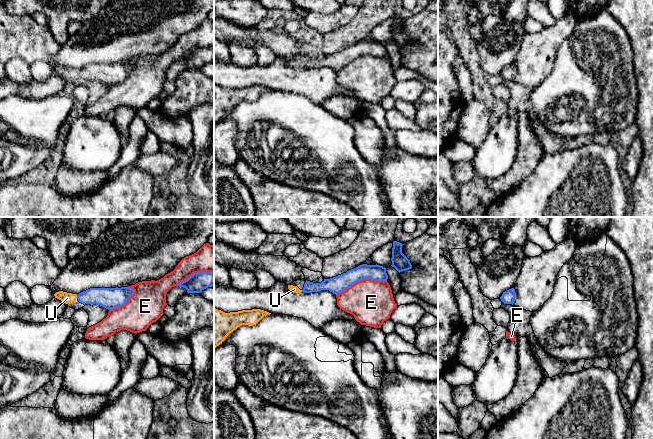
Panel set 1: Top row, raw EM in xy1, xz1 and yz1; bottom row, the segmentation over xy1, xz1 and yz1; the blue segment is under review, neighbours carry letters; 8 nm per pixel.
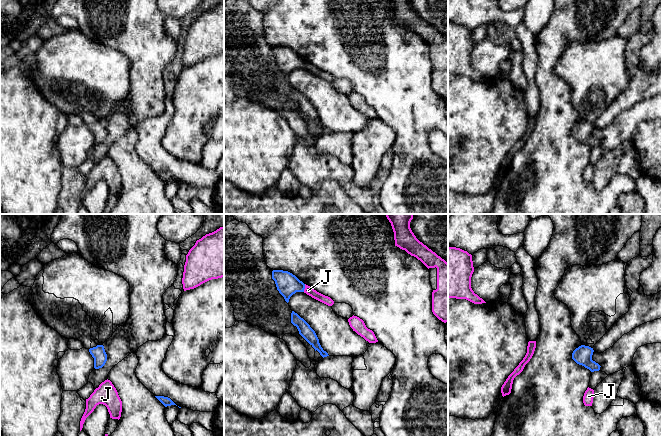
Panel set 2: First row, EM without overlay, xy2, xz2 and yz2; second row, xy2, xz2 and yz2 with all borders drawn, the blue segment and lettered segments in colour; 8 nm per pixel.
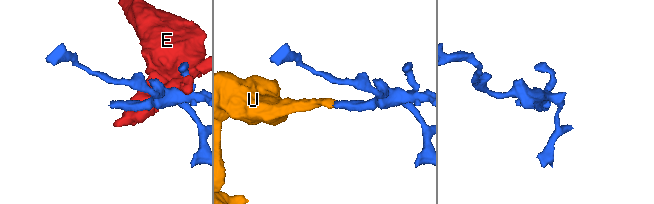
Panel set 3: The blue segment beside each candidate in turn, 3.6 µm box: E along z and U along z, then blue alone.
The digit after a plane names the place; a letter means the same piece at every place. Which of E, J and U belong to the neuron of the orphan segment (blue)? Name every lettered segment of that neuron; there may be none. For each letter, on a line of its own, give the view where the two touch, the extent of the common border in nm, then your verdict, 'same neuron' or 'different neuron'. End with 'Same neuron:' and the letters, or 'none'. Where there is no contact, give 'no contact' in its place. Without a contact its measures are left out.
E: meets blue in xz1; contact 420 nm long; different neuron
J: meets blue in xz2; contact 70 nm long; different neuron
U: meets blue in xy1; contact 30 nm long; same neuron
Same neuron: U

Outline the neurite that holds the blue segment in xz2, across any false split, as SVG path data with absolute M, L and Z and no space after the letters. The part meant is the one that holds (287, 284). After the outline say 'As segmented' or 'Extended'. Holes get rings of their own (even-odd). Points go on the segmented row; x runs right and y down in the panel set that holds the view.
M273 270L272 279L275 281L277 290L287 303L296 292L304 292L305 284L288 271Z. As segmented

